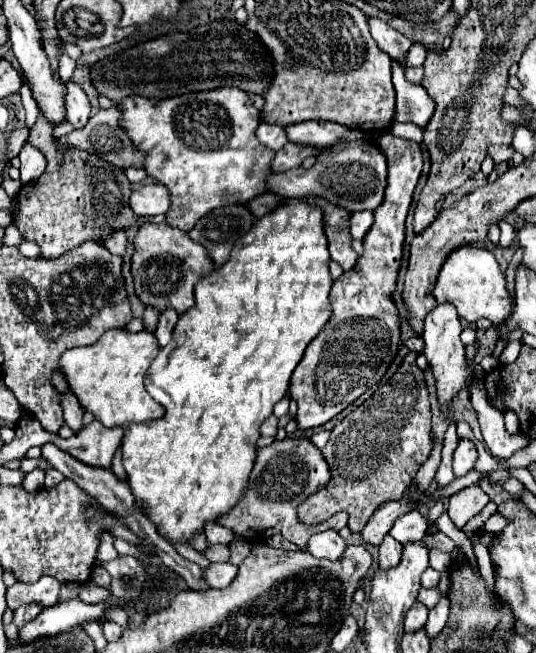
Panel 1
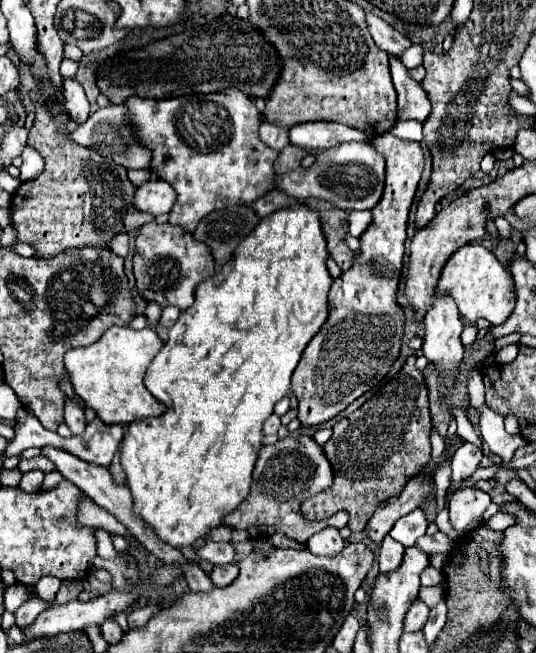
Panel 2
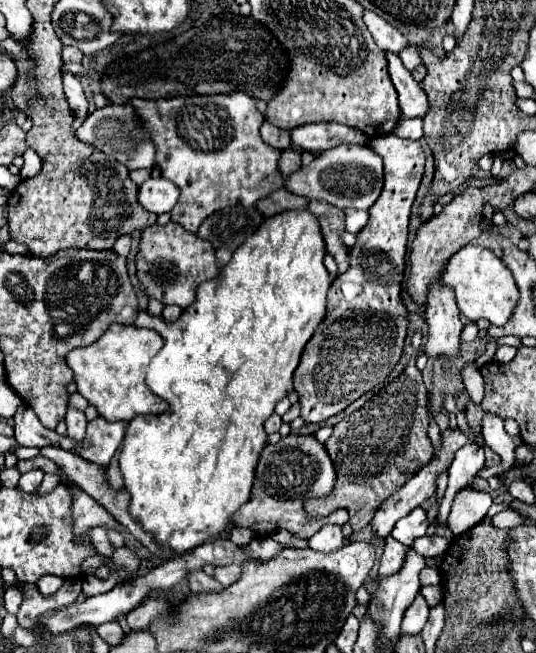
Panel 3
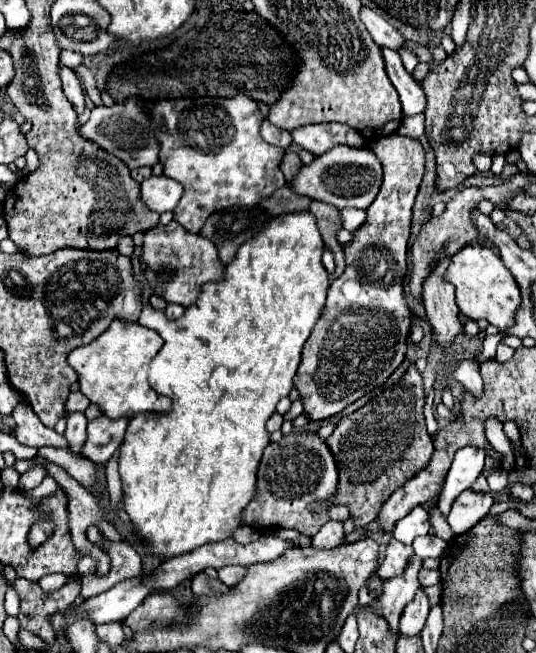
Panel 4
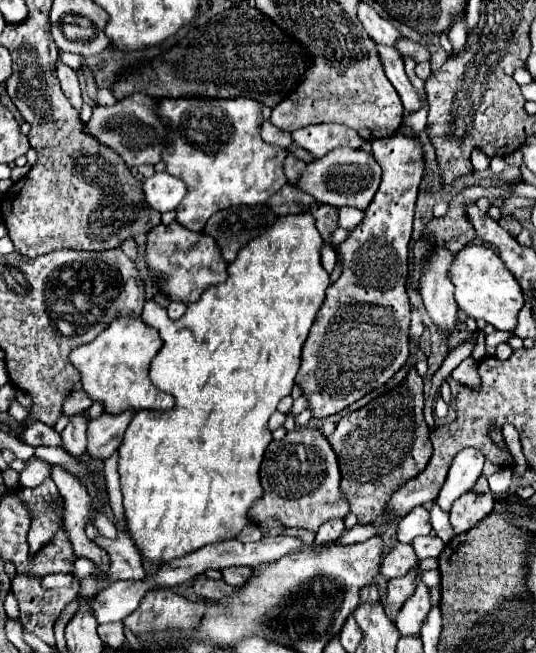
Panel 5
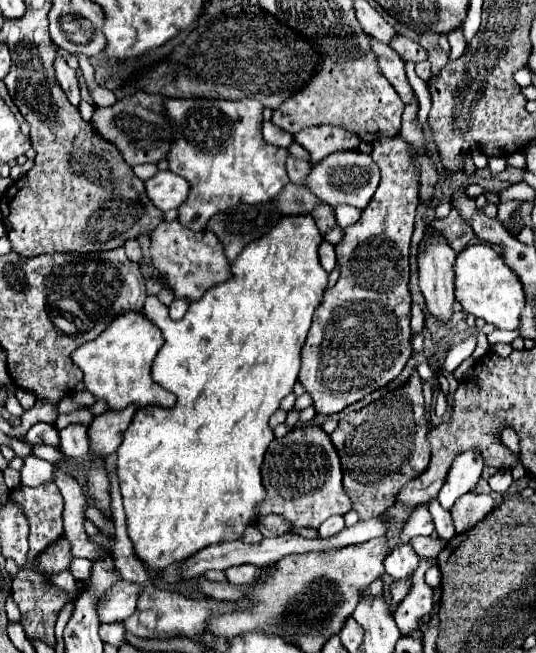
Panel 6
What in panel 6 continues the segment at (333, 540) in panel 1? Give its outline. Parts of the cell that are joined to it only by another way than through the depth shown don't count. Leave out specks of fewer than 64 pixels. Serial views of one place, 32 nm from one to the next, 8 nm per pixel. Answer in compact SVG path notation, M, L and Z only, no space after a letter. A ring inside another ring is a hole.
M334 516L334 518L326 520L326 522L318 528L318 538L332 538L332 536L336 536L340 530L344 530L344 518L342 518L342 516Z

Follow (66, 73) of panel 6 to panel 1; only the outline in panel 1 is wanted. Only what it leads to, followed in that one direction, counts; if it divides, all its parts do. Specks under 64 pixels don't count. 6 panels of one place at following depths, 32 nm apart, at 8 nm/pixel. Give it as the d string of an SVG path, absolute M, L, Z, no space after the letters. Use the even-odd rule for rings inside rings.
M68 82L68 96L66 96L66 120L74 126L74 130L80 130L86 126L90 118L90 102L84 94L84 90L74 84Z

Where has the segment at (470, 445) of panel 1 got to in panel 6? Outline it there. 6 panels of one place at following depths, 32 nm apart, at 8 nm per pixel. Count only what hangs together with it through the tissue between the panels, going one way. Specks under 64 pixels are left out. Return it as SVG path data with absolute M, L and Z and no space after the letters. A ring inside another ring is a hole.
M466 450L460 456L456 456L448 470L446 482L440 490L440 498L438 498L440 506L444 510L450 510L462 494L472 492L476 482L480 480L482 468L484 468L484 460L478 450Z

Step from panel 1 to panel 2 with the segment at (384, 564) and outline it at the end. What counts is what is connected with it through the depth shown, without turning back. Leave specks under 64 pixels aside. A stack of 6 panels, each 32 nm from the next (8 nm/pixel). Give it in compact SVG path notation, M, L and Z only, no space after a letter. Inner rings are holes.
M386 536L382 540L380 554L378 554L380 572L390 572L390 570L398 568L398 564L402 564L402 556L404 556L404 546L398 544L392 536Z

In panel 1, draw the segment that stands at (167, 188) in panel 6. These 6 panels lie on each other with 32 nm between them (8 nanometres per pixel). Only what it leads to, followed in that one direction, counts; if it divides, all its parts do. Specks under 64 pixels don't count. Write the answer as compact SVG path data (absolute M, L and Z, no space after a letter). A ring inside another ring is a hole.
M148 182L130 194L130 208L136 216L164 214L168 206L170 206L170 192L166 192L162 184Z

